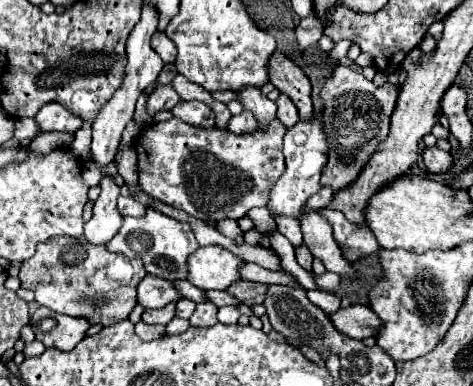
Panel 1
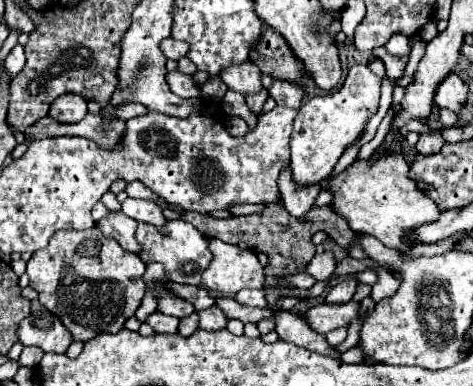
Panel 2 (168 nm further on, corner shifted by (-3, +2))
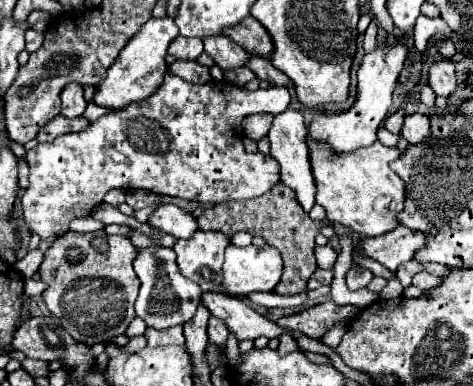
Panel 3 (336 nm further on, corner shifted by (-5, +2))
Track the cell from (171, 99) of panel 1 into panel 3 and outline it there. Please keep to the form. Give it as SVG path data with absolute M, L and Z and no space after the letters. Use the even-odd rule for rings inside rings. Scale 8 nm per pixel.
M175 61L173 65L169 65L169 71L173 75L181 77L183 81L189 81L189 83L195 83L195 85L211 81L209 69L203 67L203 65L199 65L197 61Z

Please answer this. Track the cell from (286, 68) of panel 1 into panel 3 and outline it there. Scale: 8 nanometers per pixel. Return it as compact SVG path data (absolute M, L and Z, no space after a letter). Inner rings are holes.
M247 17L245 21L241 21L241 25L235 25L233 29L225 29L225 35L231 37L237 45L241 45L249 55L271 59L273 39L257 19Z

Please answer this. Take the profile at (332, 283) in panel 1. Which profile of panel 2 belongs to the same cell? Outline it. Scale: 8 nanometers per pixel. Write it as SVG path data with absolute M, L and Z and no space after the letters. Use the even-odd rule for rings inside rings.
M323 251L323 255L315 255L313 261L307 265L307 271L313 273L313 277L317 281L323 281L323 279L329 279L333 269L335 269L335 257L331 251Z

